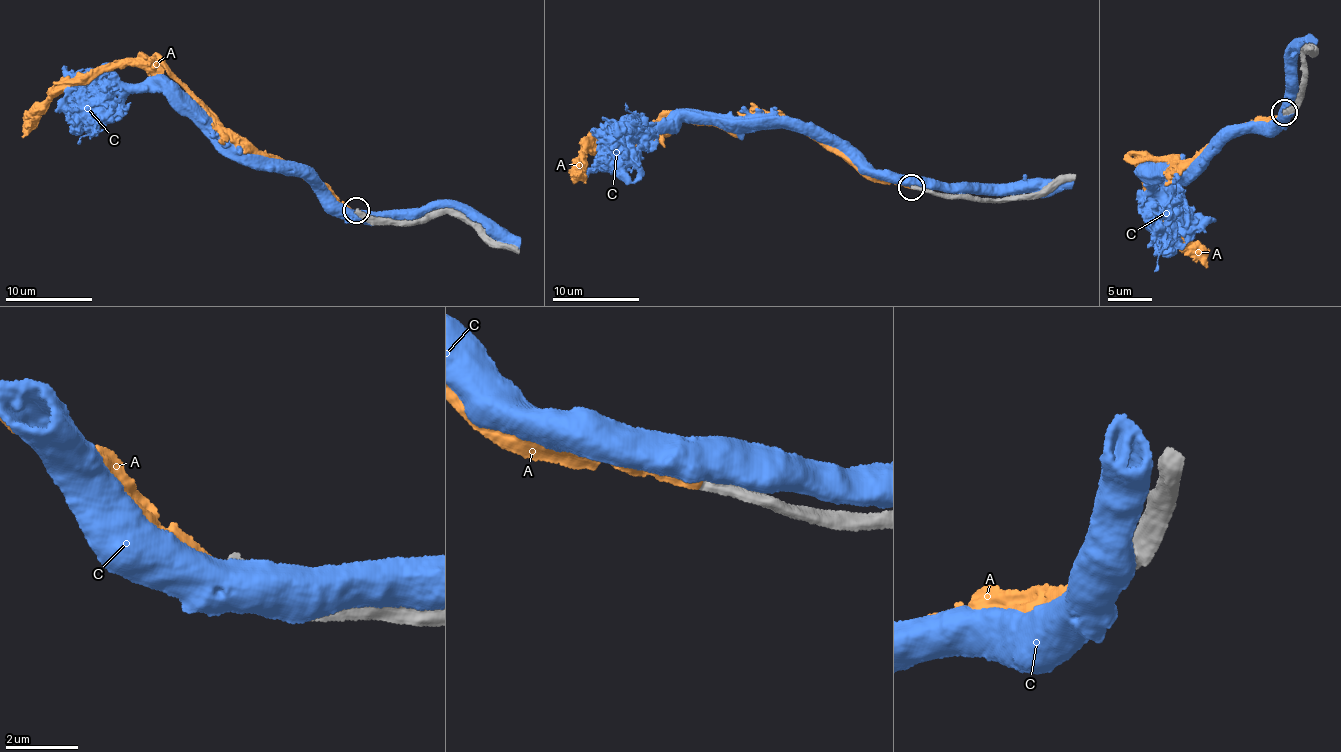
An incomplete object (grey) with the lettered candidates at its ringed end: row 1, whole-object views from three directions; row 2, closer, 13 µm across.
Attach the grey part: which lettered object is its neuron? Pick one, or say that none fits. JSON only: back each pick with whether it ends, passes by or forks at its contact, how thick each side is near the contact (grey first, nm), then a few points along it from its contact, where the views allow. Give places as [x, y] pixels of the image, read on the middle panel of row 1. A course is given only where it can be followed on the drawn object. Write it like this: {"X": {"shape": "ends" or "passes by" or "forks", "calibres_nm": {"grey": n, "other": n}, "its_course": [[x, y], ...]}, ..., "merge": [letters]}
{"merge": []}

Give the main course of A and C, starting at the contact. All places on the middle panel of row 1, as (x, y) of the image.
A: (911, 188), (863, 175), (776, 119), (729, 124), (665, 117), (651, 129), (599, 141), (578, 175)
C: (922, 189), (881, 179), (833, 142), (785, 128), (684, 114), (663, 120), (646, 132), (625, 103)

